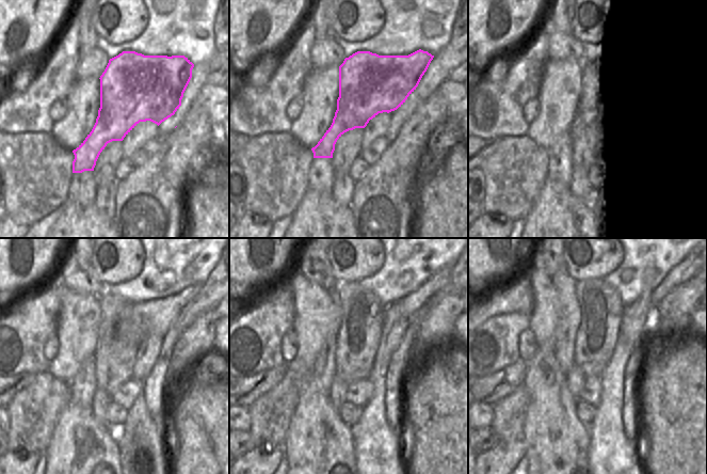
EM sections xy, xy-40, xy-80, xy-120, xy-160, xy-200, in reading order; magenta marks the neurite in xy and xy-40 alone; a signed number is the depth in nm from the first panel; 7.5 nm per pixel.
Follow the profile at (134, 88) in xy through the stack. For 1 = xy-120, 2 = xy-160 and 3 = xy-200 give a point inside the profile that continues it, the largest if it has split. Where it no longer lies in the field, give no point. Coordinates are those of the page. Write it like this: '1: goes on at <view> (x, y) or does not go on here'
1: goes on at xy-120 (156, 317)
2: goes on at xy-160 (408, 305)
3: goes on at xy-200 (684, 271)

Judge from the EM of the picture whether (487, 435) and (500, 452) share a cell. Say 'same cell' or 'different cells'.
different cells

